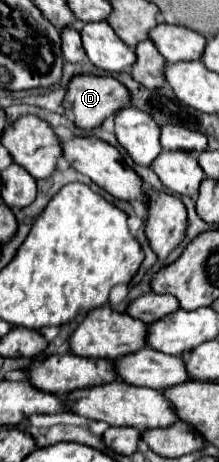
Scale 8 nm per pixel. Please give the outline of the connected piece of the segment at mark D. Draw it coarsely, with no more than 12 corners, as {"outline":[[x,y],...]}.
{"outline":[[73,76],[63,98],[81,130],[129,102],[111,76]]}

